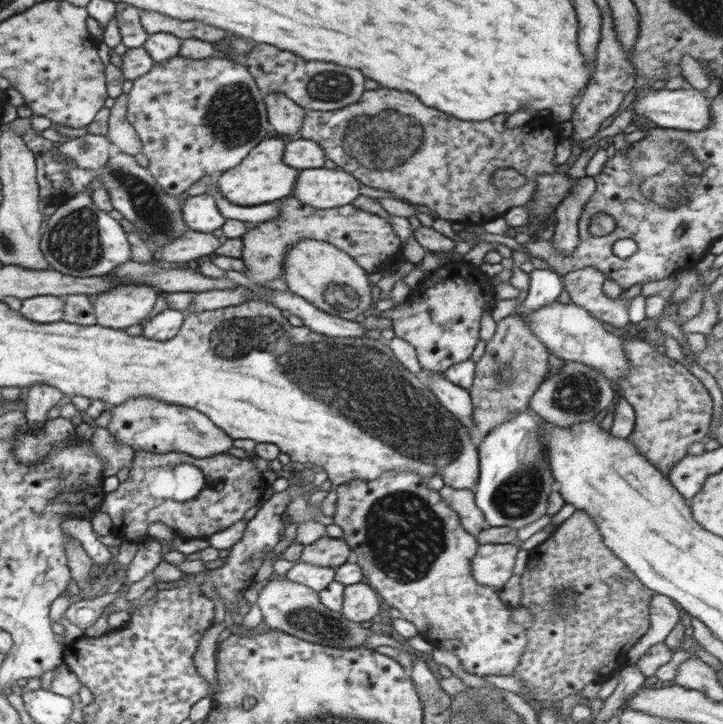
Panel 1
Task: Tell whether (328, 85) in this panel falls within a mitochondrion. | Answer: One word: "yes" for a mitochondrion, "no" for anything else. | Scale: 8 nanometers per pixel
yes

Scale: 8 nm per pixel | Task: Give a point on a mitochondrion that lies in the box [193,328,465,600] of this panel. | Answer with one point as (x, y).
(405, 537)

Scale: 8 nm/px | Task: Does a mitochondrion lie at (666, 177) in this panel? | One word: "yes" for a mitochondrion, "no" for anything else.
yes

